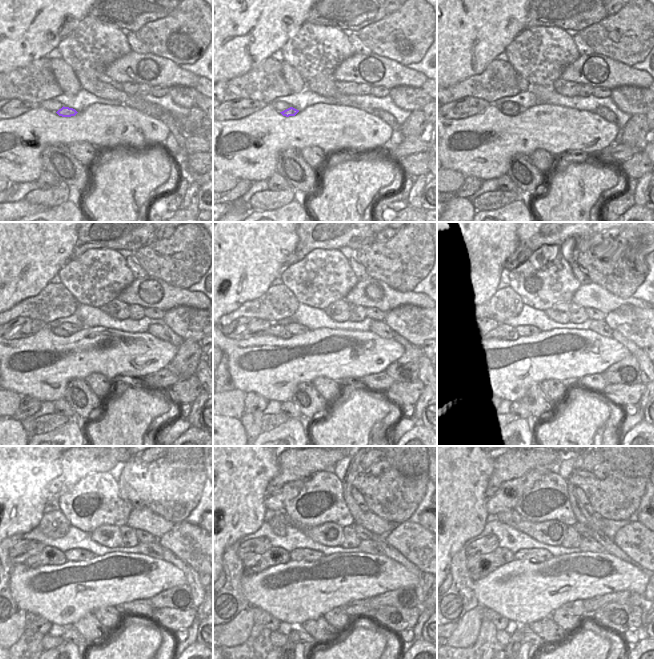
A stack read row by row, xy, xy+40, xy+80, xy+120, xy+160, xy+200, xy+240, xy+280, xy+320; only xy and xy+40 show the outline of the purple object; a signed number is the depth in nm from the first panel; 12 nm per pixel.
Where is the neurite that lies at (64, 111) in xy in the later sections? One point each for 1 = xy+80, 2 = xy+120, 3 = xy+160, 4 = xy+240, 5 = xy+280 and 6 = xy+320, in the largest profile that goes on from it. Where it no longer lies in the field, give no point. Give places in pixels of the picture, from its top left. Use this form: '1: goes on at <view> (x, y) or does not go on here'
1: goes on at xy+80 (515, 112)
2: goes on at xy+120 (57, 331)
3: goes on at xy+160 (279, 330)
4: goes on at xy+240 (49, 555)
5: goes on at xy+280 (274, 556)
6: goes on at xy+320 (479, 566)

